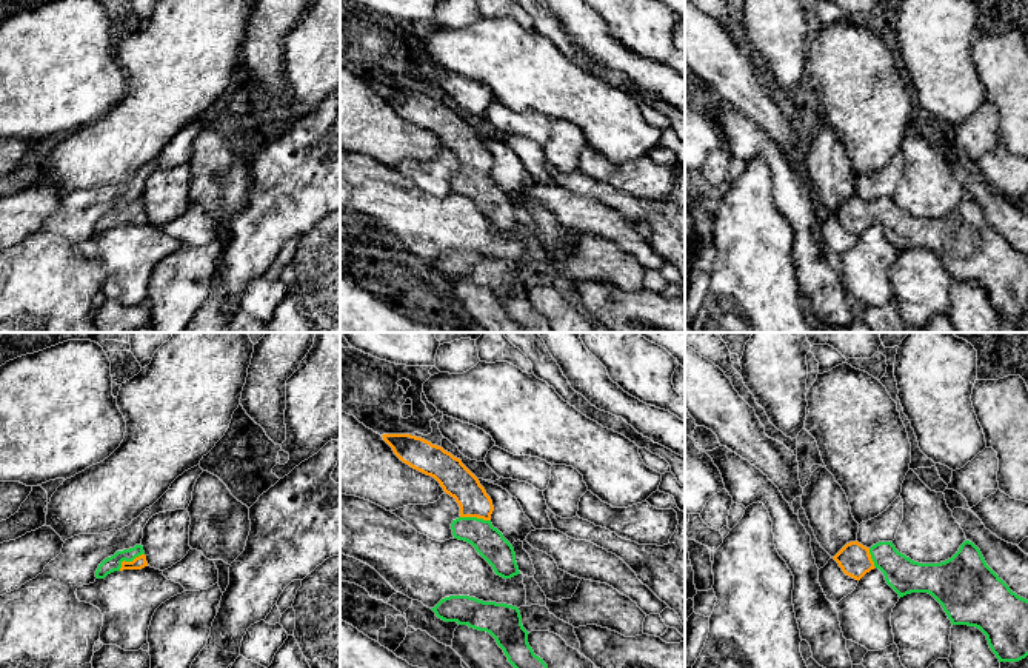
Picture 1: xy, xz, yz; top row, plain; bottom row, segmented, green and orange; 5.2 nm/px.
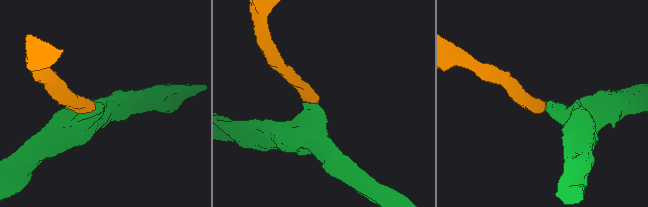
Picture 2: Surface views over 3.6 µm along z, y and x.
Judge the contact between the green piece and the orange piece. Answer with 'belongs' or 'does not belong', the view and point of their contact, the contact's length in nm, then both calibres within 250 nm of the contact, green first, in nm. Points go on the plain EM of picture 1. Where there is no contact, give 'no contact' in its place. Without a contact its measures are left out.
belongs; contact xy (128, 216); length 160 nm; calibres 80 and 70 nm

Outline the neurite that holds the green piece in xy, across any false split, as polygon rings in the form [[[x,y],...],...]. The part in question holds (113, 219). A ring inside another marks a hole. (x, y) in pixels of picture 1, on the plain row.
[[[135,200],[134,203],[117,206],[114,211],[105,214],[97,226],[97,234],[105,234],[108,229],[114,226],[123,225],[142,225],[148,222],[146,211],[142,200]]]

